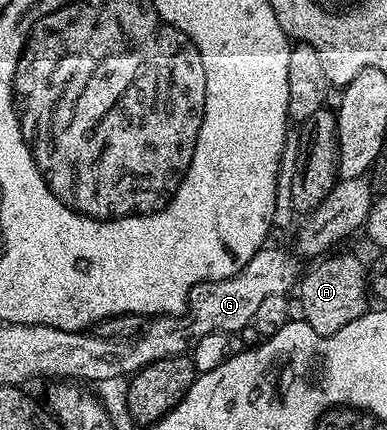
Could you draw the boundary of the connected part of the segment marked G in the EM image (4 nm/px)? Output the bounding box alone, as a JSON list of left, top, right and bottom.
[70,246,300,385]

